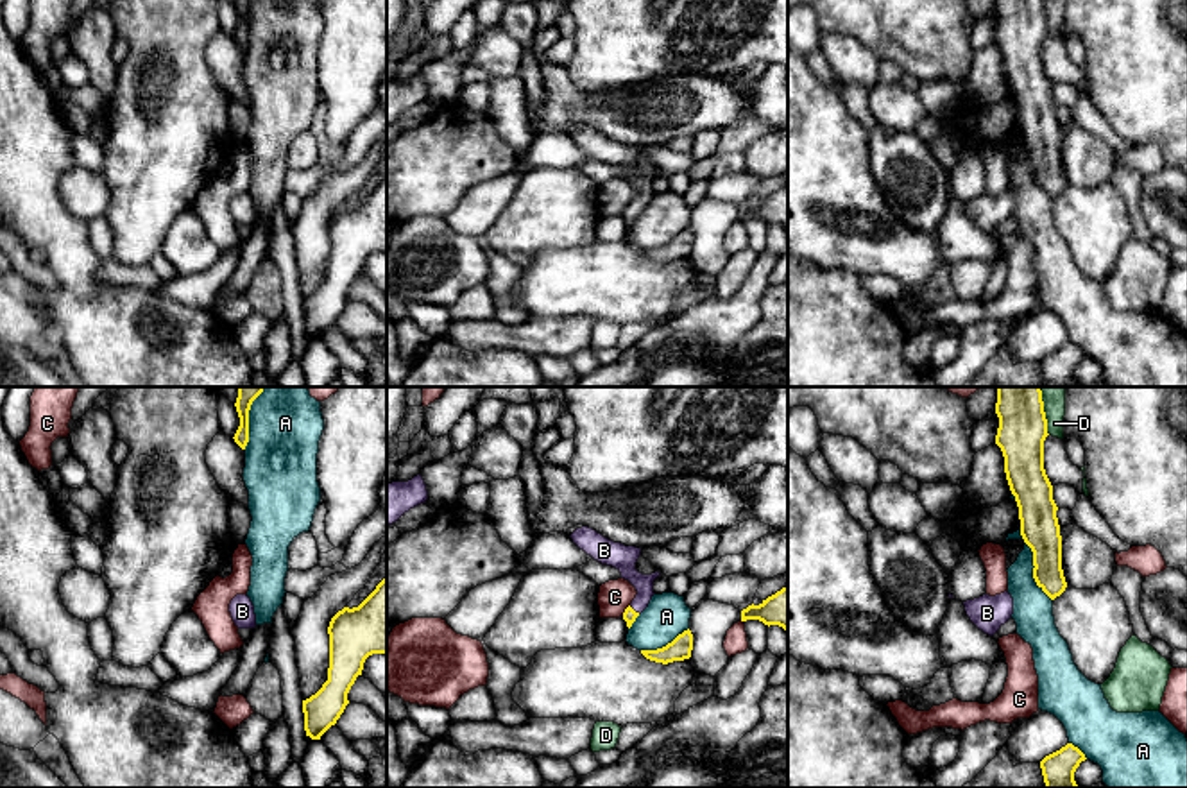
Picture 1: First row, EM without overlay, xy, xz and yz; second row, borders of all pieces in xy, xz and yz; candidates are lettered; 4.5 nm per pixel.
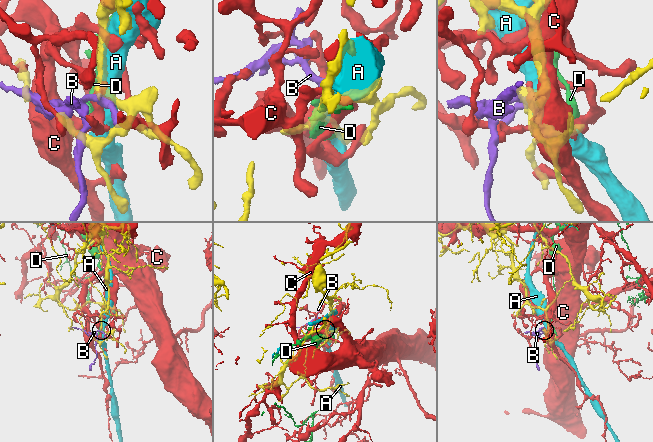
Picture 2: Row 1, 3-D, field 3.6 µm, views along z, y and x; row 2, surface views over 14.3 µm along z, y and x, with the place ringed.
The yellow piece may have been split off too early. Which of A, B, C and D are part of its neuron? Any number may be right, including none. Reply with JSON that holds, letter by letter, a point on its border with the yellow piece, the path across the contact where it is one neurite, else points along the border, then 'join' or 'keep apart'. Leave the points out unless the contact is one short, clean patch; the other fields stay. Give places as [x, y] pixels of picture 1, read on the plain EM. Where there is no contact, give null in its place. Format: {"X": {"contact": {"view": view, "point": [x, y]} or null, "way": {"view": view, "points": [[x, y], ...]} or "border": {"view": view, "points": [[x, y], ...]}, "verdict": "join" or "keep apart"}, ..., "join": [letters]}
{"A": {"contact": {"view": "yz", "point": [1033, 163]}, "verdict": "keep apart"}, "B": {"contact": {"view": "xz", "point": [632, 208]}, "way": {"view": "xz", "points": [[629, 214], [632, 208], [641, 183], [618, 154]]}, "verdict": "join"}, "C": {"contact": {"view": "xz", "point": [625, 208]}, "verdict": "keep apart"}, "D": {"contact": {"view": "yz", "point": [1044, 17]}, "border": {"view": "yz", "points": [[1042, 0], [1050, 33]]}, "verdict": "keep apart"}, "join": ["B"]}

